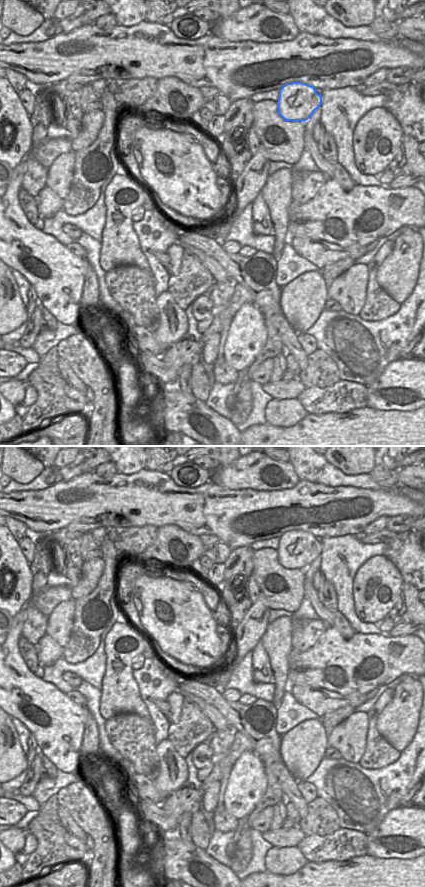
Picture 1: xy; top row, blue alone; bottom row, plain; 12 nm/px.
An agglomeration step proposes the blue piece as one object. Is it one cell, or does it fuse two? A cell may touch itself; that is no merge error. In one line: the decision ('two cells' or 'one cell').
one cell

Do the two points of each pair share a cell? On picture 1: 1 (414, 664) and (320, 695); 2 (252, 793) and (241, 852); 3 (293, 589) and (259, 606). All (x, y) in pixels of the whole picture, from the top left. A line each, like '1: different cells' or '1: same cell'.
1: different cells
2: different cells
3: different cells

